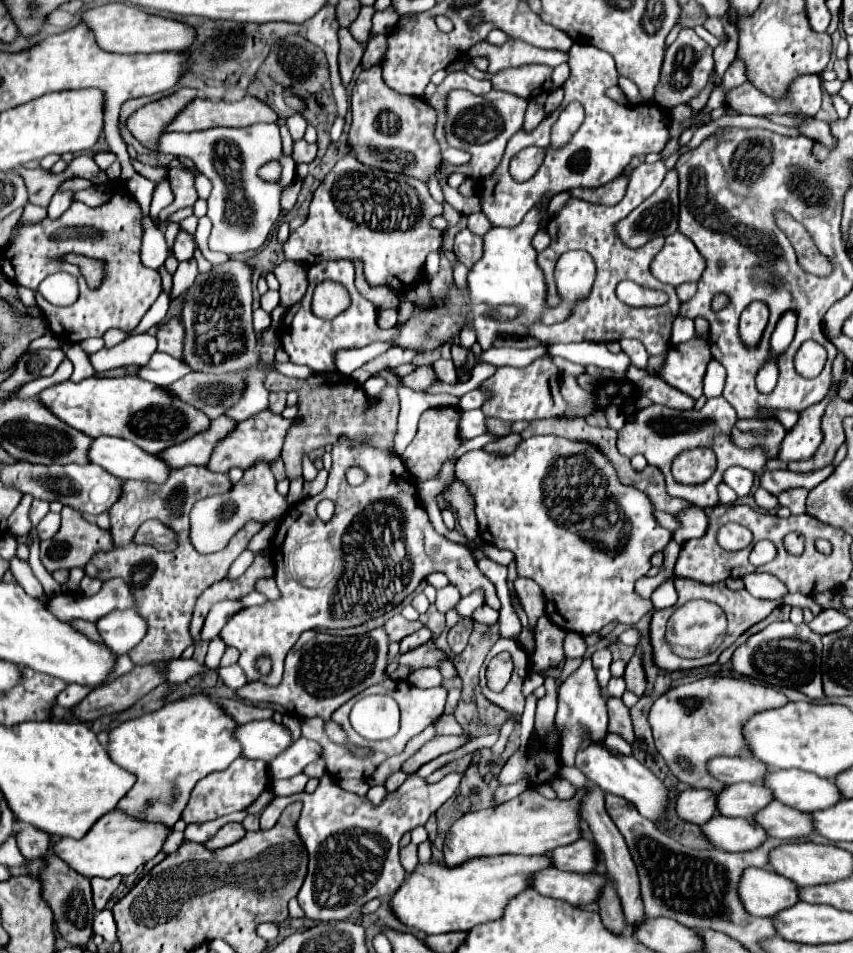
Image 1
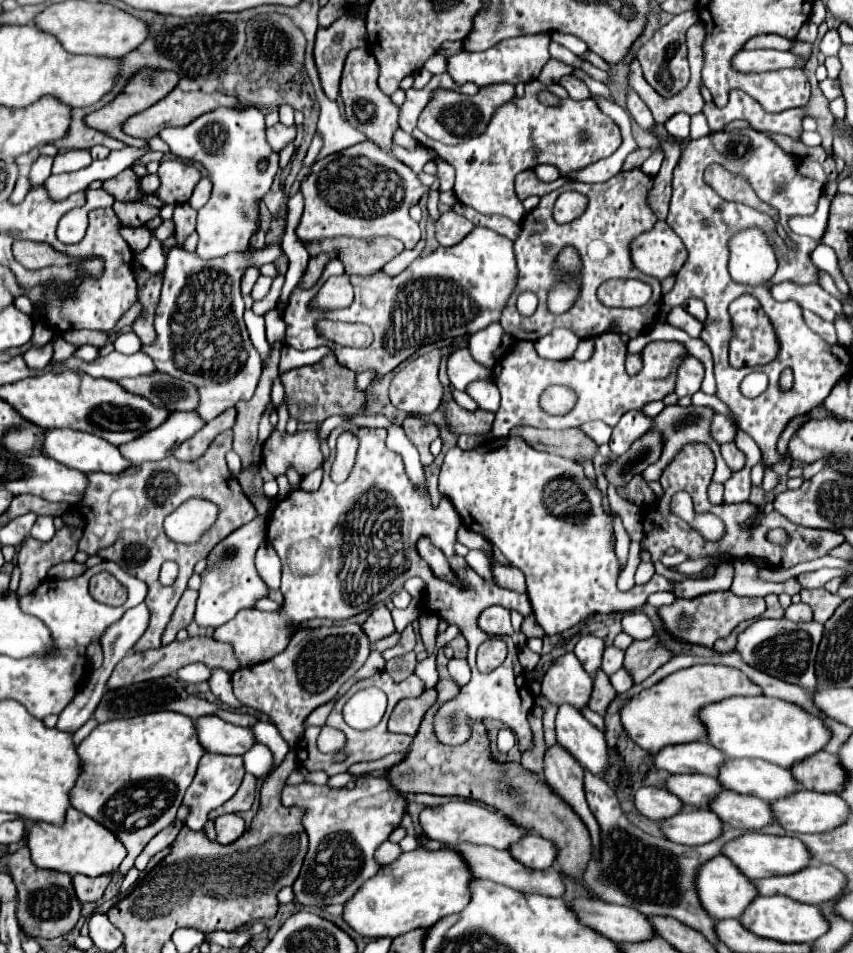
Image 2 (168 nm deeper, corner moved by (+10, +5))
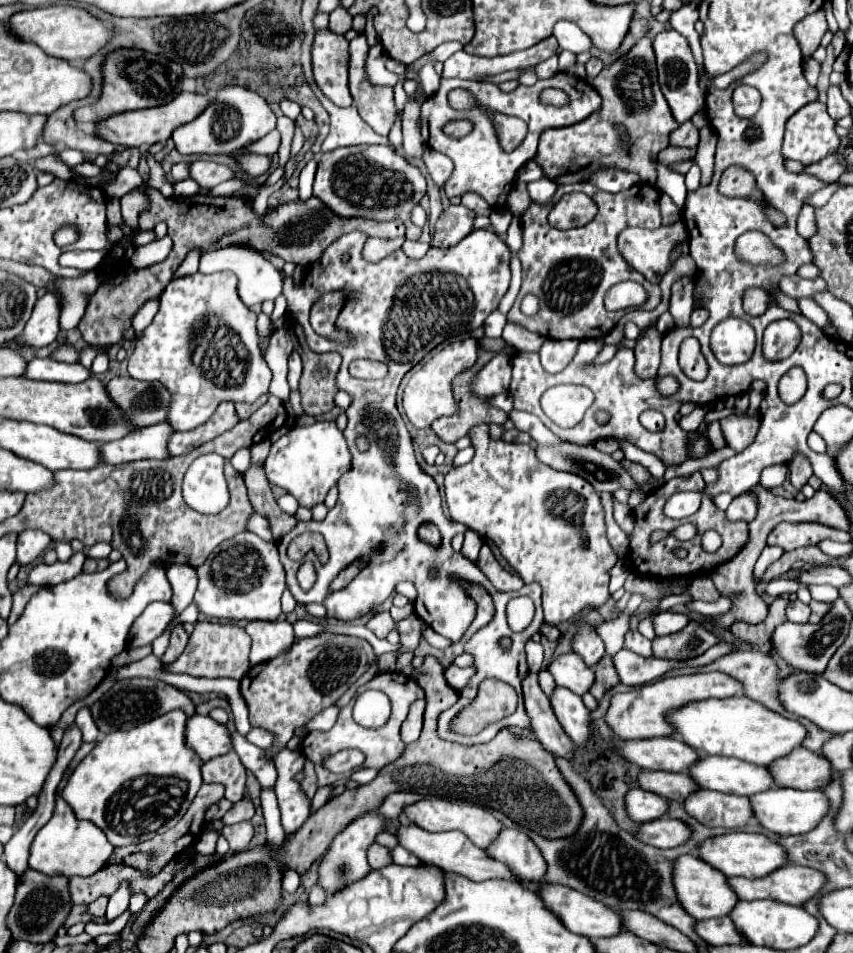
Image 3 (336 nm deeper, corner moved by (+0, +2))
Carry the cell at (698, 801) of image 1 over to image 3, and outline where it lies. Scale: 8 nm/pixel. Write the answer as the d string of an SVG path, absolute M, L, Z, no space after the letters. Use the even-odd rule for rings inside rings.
M631 788L625 796L625 810L631 820L643 824L665 816L667 800L661 800L661 796L653 796L641 788Z

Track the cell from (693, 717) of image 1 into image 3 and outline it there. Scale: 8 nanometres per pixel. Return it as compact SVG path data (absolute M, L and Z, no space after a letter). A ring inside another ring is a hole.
M721 672L689 674L689 676L665 676L653 684L633 688L625 694L615 694L611 698L609 710L605 714L605 722L613 730L613 734L623 738L623 740L665 736L665 734L673 734L673 730L665 724L665 716L663 716L671 708L679 708L679 706L695 702L695 700L729 698L729 696L739 696L739 694L741 694L741 684L737 684L737 680L733 680L731 676L725 676Z

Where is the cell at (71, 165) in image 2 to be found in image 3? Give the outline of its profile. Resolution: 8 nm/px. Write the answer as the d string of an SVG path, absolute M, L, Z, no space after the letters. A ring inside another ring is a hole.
M83 162L83 164L79 164L79 166L75 166L75 172L79 174L79 176L83 176L83 178L93 178L93 176L99 176L103 170L99 168L99 166L95 166L93 162Z

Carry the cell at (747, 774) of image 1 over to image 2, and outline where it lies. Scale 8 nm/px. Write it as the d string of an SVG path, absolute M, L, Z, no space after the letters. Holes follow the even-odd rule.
M709 741L671 745L655 755L655 765L673 775L703 773L715 777L723 763L725 755L713 745L709 745Z

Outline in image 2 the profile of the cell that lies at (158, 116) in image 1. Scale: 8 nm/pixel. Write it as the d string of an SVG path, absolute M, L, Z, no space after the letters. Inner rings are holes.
M137 73L137 75L127 83L125 91L123 91L119 97L115 97L115 101L111 101L111 103L105 105L103 109L91 113L85 121L87 121L87 125L91 125L91 127L95 127L95 129L99 129L99 131L103 131L103 133L107 133L107 135L111 135L111 137L115 137L115 139L127 143L127 145L131 145L131 147L139 147L139 145L137 145L139 139L127 135L127 133L123 131L123 123L125 123L129 117L133 117L135 113L141 113L141 111L149 109L151 105L155 105L157 101L161 101L167 93L171 93L171 91L177 87L177 83L179 83L179 75L175 75L175 73Z

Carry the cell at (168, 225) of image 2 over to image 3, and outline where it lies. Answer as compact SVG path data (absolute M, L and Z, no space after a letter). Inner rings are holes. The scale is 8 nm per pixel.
M165 238L157 240L157 242L151 242L151 244L145 244L145 246L139 246L135 248L135 254L133 254L133 260L131 260L131 266L135 270L141 270L141 268L149 268L161 260L165 260L165 256L169 254L169 248L171 248L171 242Z

